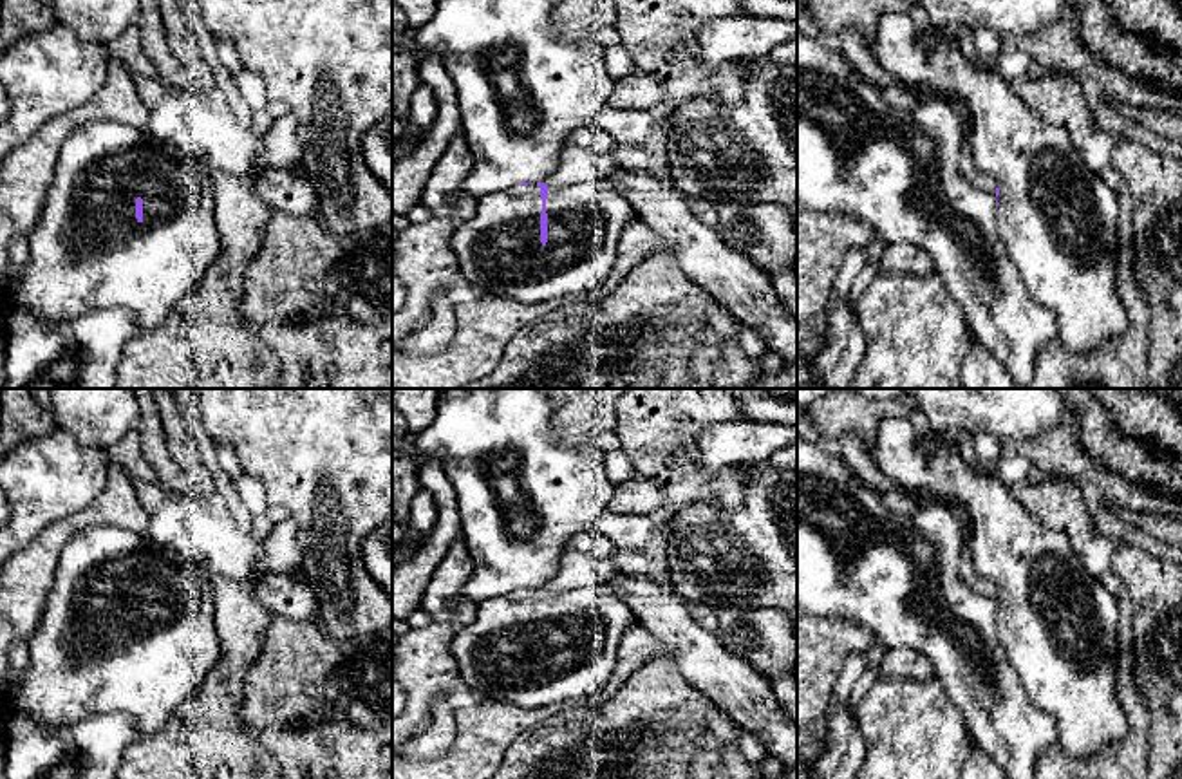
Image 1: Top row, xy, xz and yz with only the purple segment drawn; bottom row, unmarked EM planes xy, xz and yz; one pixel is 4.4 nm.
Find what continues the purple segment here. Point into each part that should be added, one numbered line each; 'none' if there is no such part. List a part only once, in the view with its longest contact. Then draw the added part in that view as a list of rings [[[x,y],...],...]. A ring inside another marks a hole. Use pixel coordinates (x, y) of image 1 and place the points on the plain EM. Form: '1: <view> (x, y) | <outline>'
1: xz (497, 653) | [[[609,582],[548,593],[513,591],[477,604],[475,618],[452,640],[461,680],[492,701],[535,710],[566,699],[582,699],[604,689],[618,658],[618,643],[634,622]],[[540,618],[548,618],[548,647],[540,647]]]

